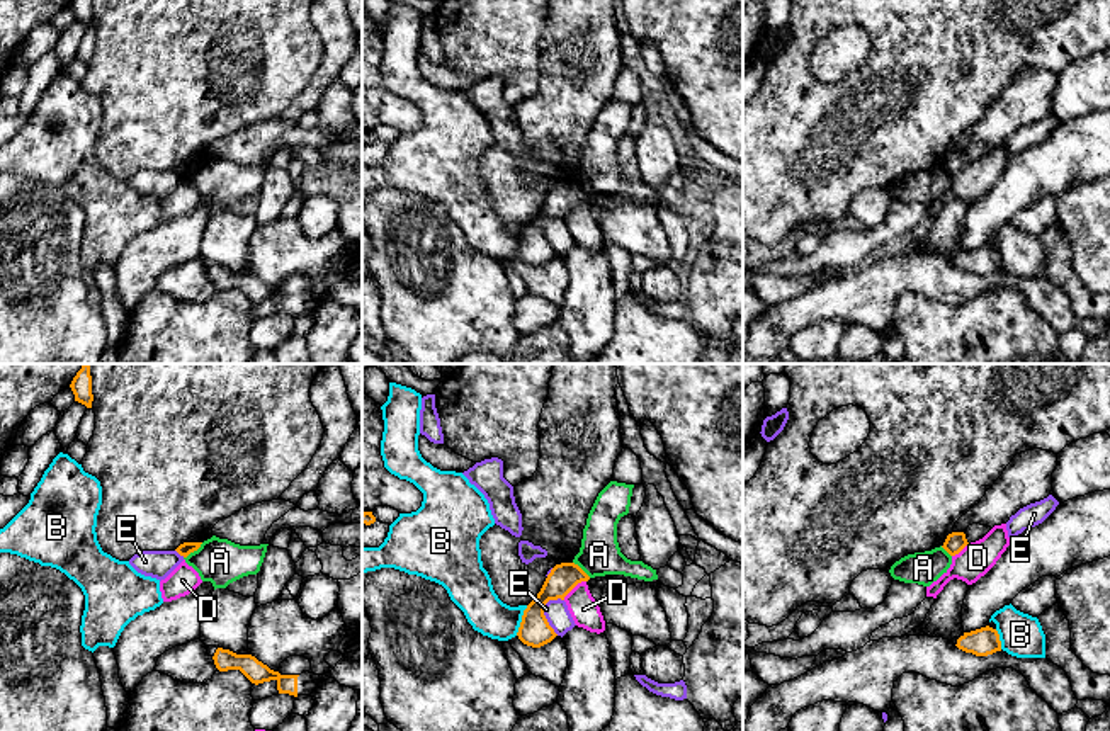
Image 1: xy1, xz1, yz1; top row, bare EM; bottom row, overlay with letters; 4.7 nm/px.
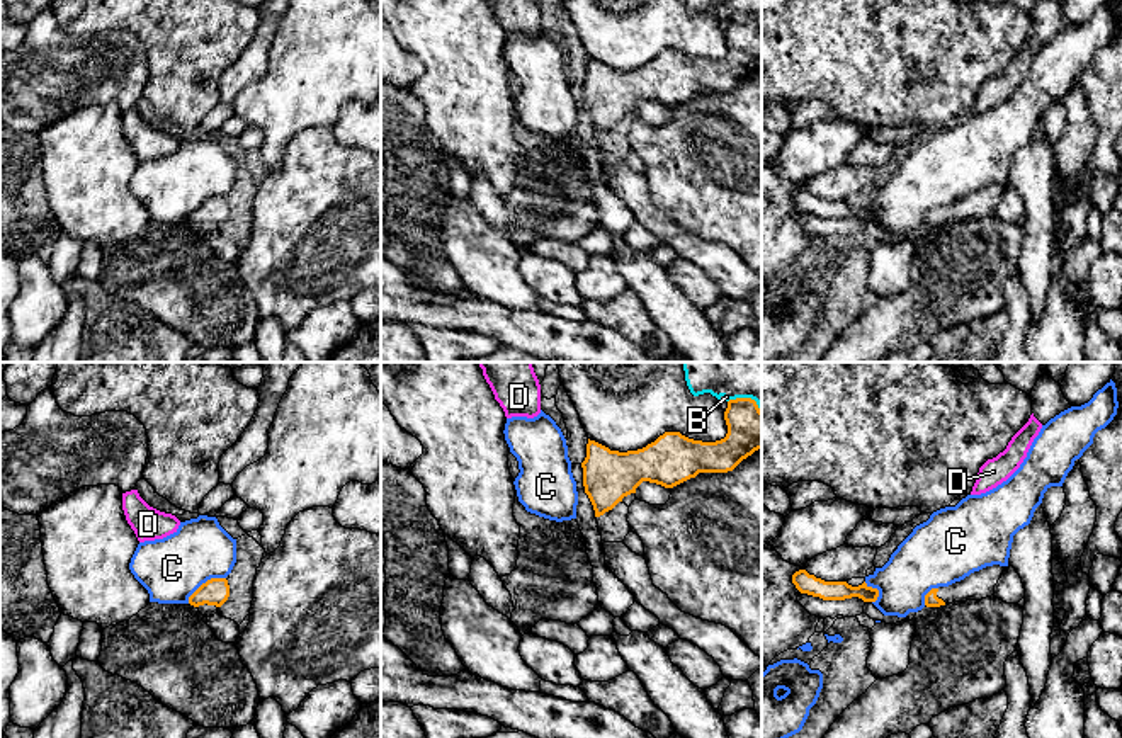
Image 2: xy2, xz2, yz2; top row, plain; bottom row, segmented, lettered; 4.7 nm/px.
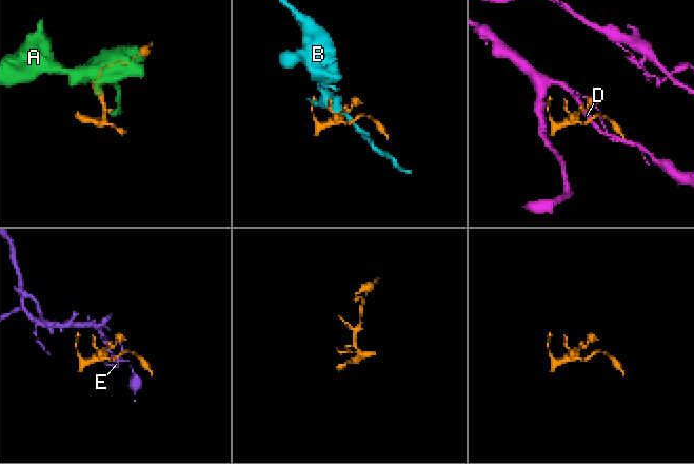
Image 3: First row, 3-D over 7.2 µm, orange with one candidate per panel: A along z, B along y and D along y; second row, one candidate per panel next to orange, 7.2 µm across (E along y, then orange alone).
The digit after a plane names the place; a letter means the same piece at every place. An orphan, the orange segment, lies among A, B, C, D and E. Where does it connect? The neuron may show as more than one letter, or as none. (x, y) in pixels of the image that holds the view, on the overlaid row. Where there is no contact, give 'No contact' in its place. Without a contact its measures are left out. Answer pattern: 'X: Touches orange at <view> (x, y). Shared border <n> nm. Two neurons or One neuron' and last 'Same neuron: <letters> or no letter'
A: Touches orange at xy1 (192, 551). Shared border 120 nm. Two neurons
B: Touches orange at xz1 (522, 621). Shared border 160 nm. Two neurons
C: Touches orange at xy2 (206, 582). Shared border 220 nm. Two neurons
D: Touches orange at xz1 (573, 587). Shared border 140 nm. Two neurons
E: Touches orange at xz1 (543, 612). Shared border 180 nm. Two neurons
Same neuron: no letter

